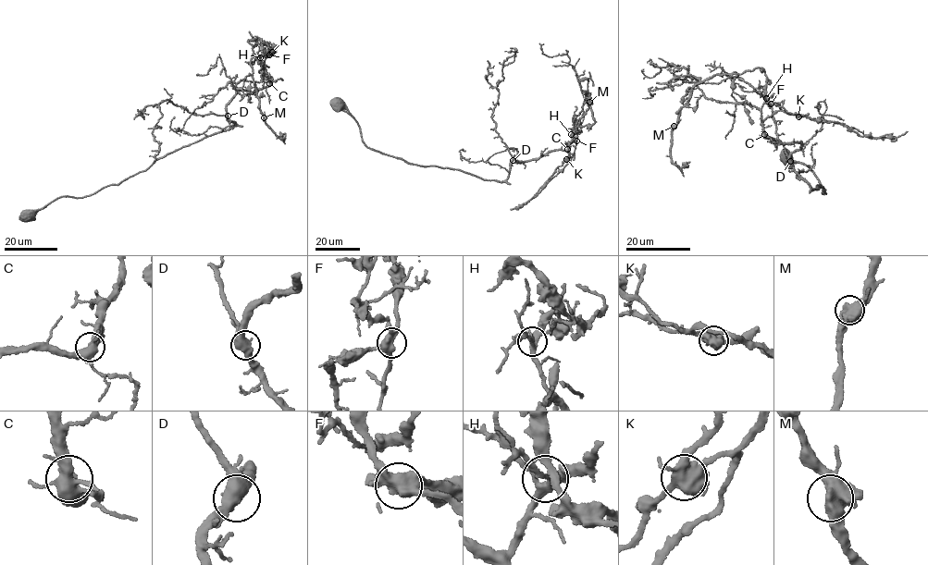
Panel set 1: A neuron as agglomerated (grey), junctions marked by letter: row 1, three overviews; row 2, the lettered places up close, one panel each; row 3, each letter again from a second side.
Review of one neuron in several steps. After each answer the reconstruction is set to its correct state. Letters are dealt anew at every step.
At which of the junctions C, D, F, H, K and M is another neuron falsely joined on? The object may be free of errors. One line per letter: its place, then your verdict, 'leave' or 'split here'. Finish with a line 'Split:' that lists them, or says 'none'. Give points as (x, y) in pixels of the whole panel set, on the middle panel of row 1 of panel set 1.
C: (567, 149) | leave
D: (513, 160) | leave
F: (576, 141) | leave
H: (571, 134) | leave
K: (566, 159) | split here
M: (589, 102) | leave
Split: K

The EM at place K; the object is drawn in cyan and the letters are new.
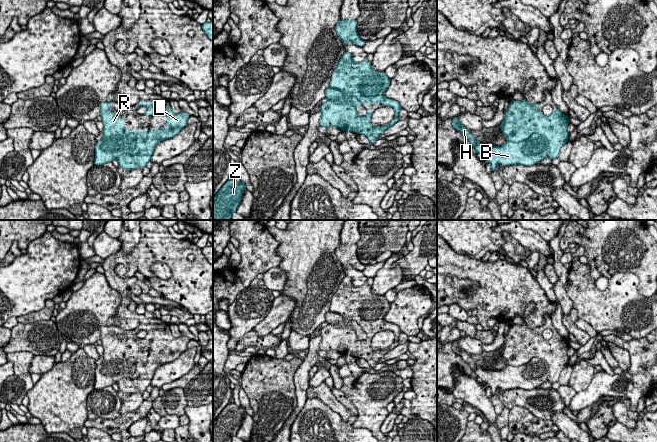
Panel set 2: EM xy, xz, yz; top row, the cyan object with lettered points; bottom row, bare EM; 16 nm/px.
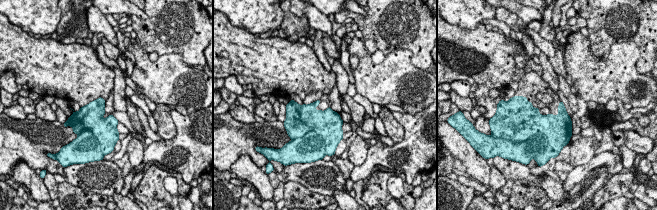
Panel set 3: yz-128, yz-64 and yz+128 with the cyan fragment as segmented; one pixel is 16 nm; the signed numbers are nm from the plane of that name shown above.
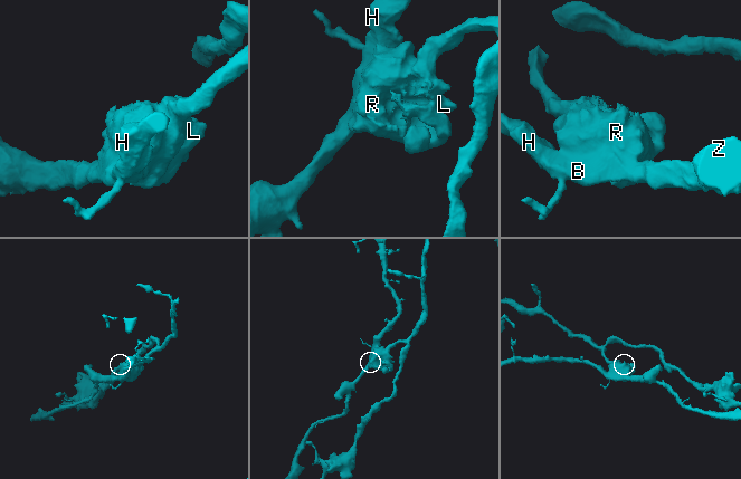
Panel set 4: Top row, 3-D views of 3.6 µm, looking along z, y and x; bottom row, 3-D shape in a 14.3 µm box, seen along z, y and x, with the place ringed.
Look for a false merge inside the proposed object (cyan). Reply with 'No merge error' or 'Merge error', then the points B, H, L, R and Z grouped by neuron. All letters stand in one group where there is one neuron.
Merge error. Groups: B H Z / L R

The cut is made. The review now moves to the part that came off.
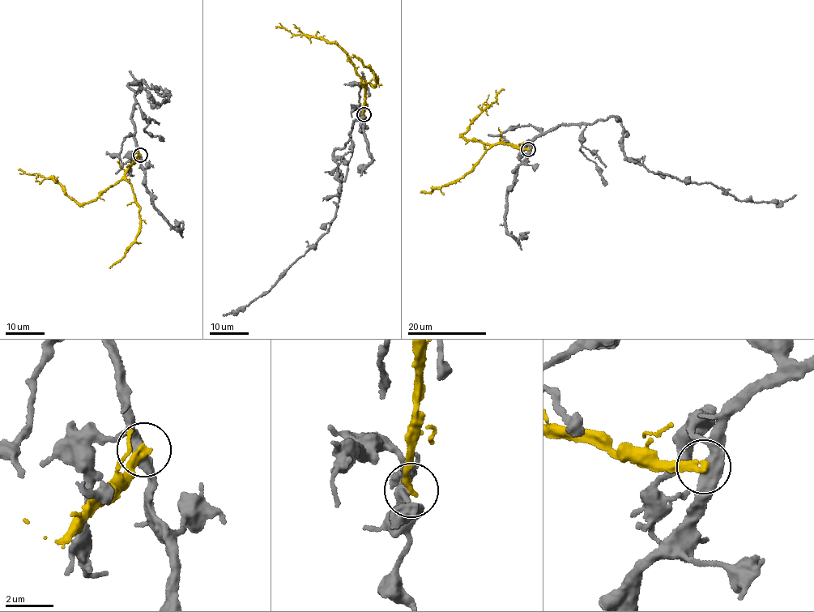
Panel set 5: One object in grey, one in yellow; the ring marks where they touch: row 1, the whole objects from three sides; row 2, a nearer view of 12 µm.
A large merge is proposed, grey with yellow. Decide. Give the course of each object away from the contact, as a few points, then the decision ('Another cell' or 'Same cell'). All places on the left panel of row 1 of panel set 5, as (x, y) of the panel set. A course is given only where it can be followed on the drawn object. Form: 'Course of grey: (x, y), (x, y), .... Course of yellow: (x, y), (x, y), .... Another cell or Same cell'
Course of grey: (139, 155), (130, 118), (135, 92), (128, 85), (140, 86), (160, 104), (171, 94), (138, 83), (129, 70). Course of yellow: (139, 155), (114, 185), (97, 198), (82, 203), (65, 194), (54, 180), (35, 173), (24, 173), (19, 169). Another cell

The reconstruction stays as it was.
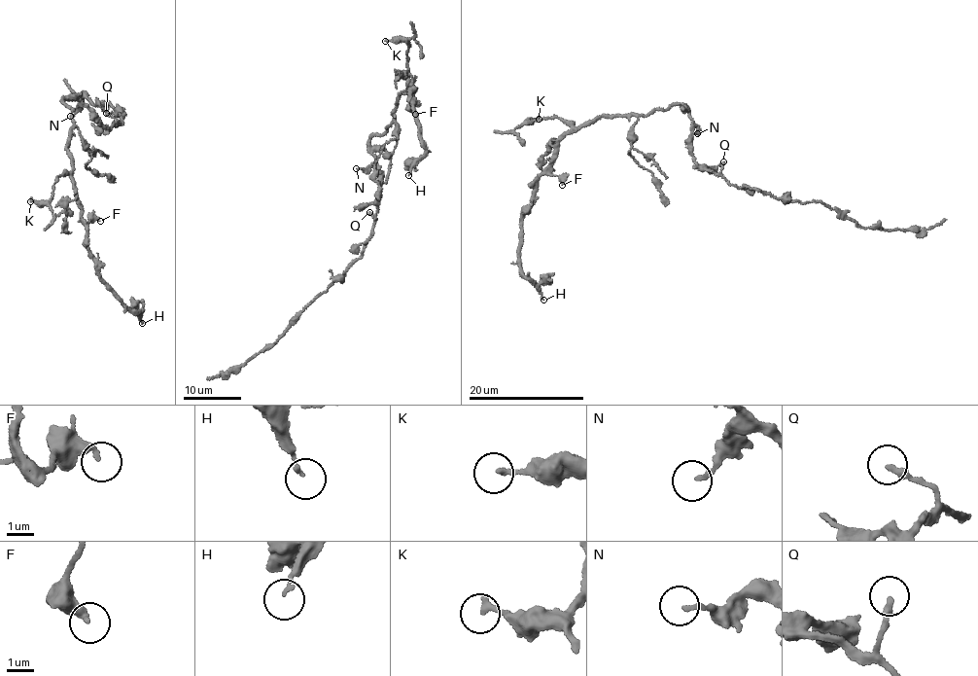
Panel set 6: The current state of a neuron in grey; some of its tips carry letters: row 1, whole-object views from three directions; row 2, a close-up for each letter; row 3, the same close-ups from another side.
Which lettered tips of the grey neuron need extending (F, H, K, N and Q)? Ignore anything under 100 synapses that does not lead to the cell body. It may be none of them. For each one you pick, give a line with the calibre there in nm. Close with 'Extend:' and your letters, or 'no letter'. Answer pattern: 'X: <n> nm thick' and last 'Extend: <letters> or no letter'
H: 120 nm thick
Extend: H

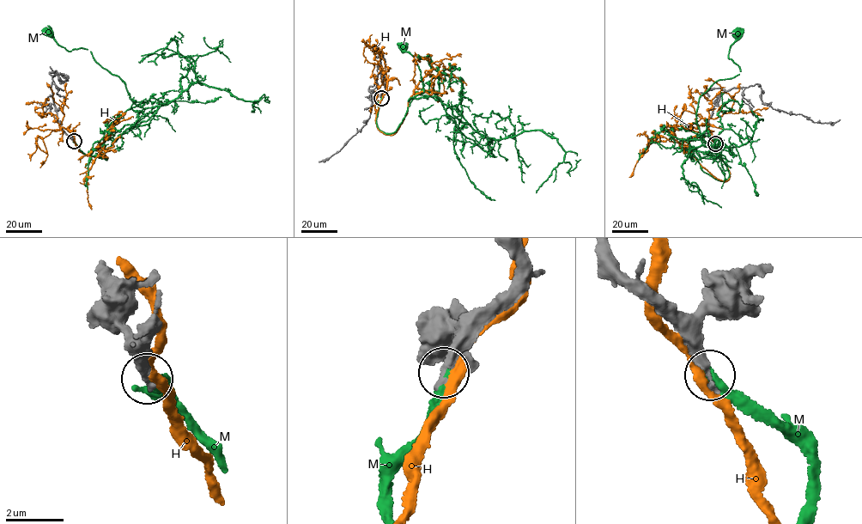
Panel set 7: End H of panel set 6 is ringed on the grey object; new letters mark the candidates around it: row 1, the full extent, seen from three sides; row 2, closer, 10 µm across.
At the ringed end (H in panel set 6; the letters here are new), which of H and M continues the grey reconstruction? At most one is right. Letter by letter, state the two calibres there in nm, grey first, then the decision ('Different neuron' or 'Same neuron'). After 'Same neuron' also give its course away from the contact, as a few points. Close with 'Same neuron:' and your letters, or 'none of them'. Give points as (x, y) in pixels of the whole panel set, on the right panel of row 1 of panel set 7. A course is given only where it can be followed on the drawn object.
H: Thickness 180 nm (grey) against 320 nm. Different neuron
M: Thickness 320 nm (grey) against 400 nm. Same neuron. Its course: (714, 143), (725, 180), (688, 149), (710, 149), (698, 104), (739, 74), (728, 56), (737, 34)
Same neuron: M

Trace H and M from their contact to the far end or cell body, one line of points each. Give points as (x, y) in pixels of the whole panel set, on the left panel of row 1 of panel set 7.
H: (74, 142), (80, 151), (107, 158), (97, 146), (94, 149), (100, 155), (86, 173), (91, 210)
M: (74, 141), (106, 161), (100, 150), (158, 107), (133, 102), (90, 51), (69, 51), (50, 33)

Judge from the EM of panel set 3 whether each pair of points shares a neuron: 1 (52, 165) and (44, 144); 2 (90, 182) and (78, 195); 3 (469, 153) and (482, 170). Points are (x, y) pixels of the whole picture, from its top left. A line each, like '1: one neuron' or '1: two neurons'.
1: one neuron
2: two neurons
3: one neuron

